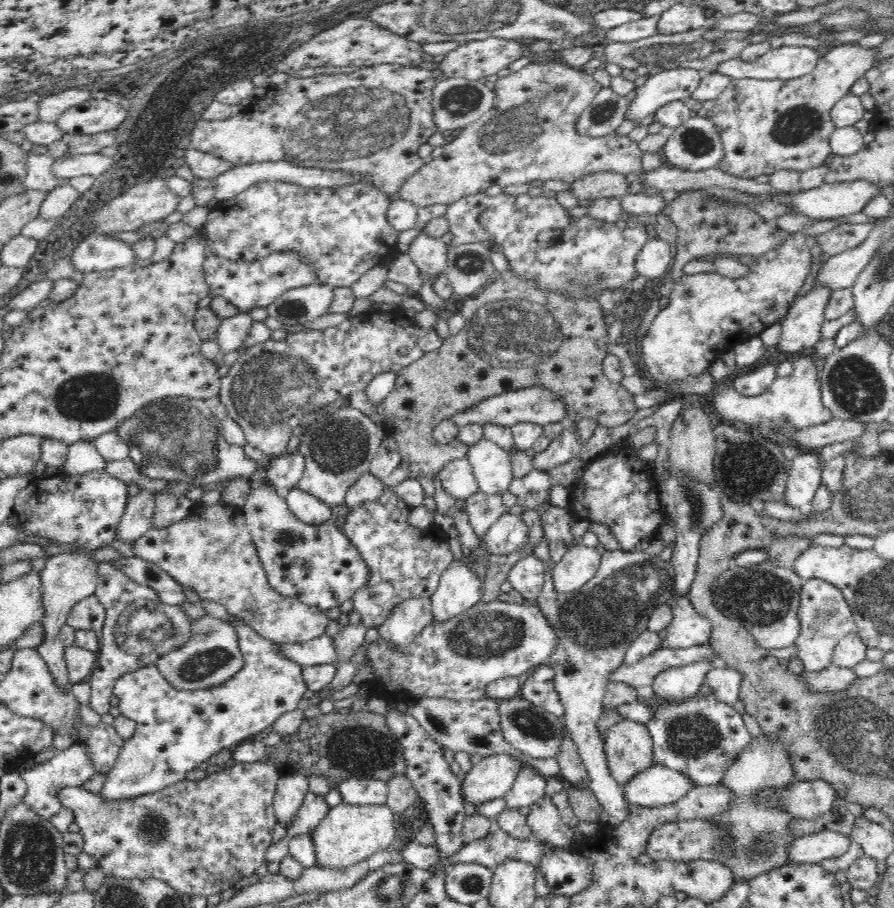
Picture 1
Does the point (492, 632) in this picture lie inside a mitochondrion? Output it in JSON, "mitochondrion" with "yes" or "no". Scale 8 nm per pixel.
{"mitochondrion":"yes"}

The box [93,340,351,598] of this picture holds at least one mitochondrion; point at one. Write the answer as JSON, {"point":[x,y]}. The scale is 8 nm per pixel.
{"point":[177,438]}

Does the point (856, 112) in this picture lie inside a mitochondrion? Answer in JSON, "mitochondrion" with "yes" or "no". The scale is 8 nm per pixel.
{"mitochondrion":"no"}

